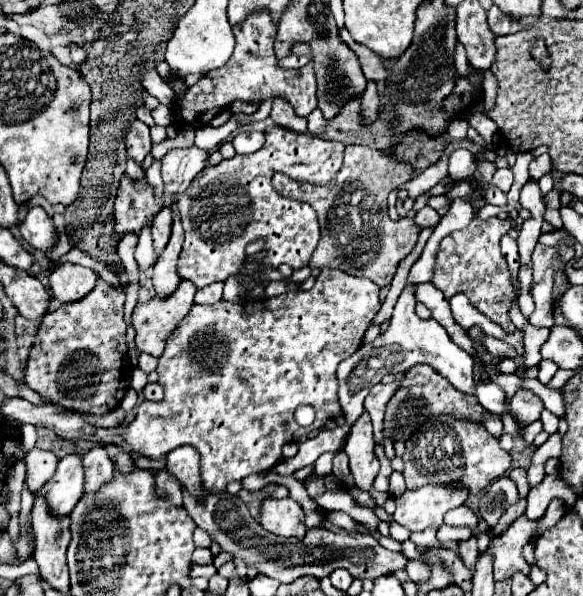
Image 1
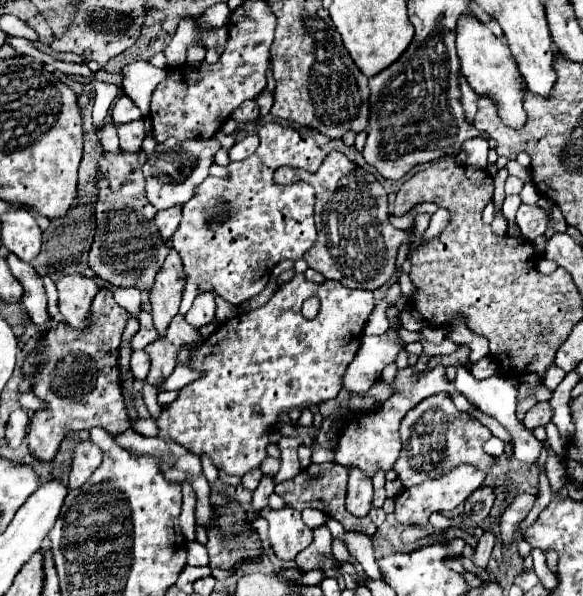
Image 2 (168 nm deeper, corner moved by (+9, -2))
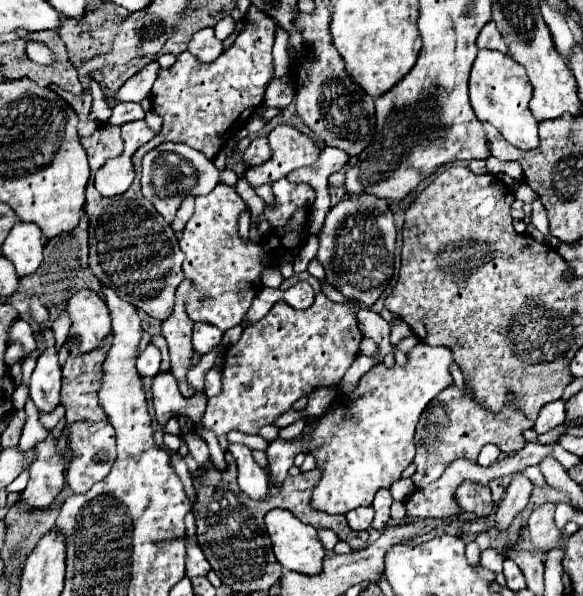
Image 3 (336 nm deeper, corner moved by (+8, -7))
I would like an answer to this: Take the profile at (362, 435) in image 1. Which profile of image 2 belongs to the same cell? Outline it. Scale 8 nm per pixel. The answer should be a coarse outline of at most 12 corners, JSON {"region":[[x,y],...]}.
{"region":[[348,467],[346,509],[368,515],[372,479]]}

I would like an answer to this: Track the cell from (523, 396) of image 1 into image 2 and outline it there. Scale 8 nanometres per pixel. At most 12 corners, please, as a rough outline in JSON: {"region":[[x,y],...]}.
{"region":[[536,403],[522,423],[528,429],[546,425],[552,417],[548,403]]}

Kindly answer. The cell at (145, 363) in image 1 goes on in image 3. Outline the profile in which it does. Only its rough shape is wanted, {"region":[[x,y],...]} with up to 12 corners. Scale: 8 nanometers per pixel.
{"region":[[153,344],[141,352],[137,370],[141,376],[157,376],[159,348]]}

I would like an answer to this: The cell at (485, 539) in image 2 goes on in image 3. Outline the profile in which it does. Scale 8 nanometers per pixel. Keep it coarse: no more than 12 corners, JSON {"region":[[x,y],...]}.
{"region":[[523,472],[513,476],[495,522],[505,530],[527,506],[533,484]]}

